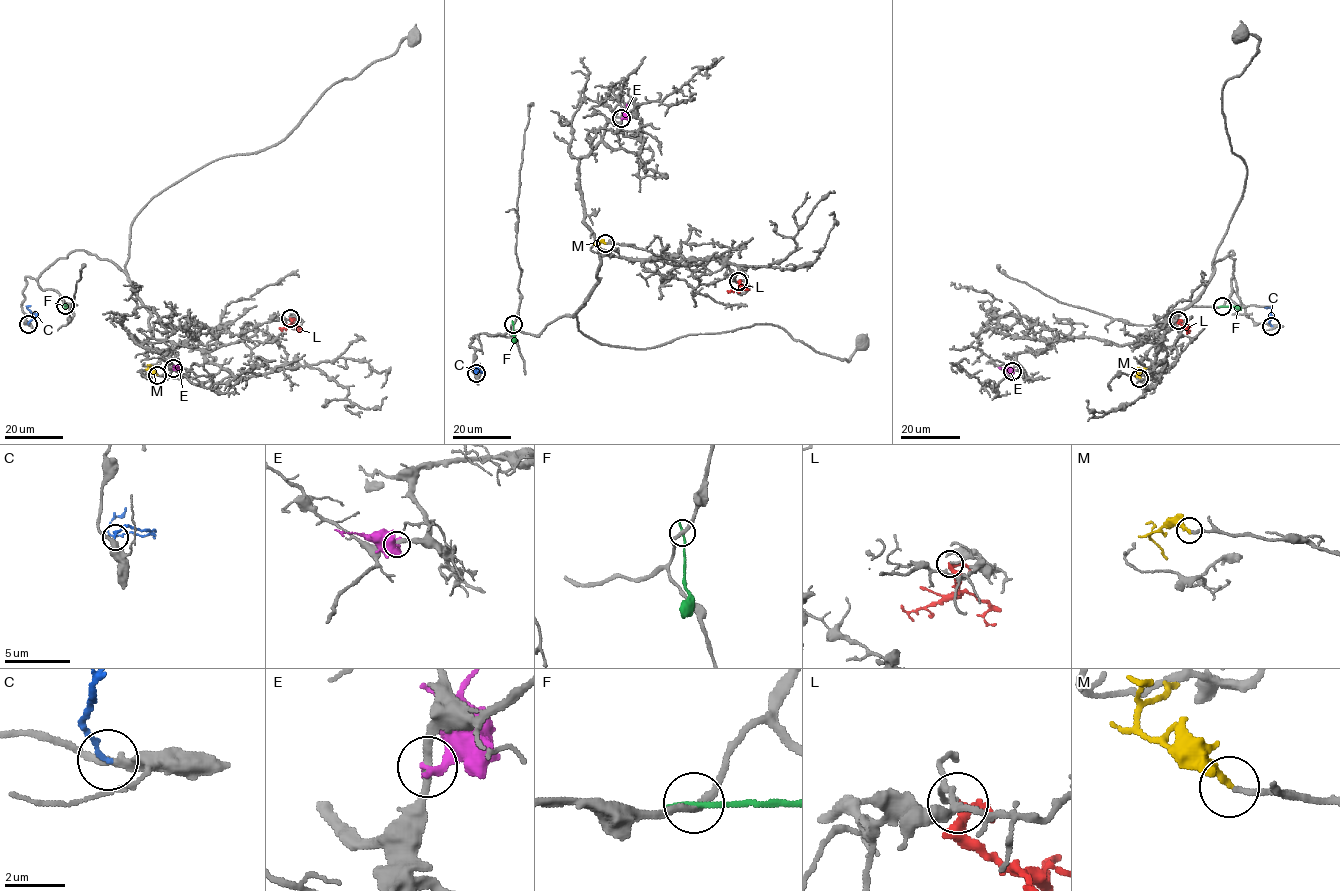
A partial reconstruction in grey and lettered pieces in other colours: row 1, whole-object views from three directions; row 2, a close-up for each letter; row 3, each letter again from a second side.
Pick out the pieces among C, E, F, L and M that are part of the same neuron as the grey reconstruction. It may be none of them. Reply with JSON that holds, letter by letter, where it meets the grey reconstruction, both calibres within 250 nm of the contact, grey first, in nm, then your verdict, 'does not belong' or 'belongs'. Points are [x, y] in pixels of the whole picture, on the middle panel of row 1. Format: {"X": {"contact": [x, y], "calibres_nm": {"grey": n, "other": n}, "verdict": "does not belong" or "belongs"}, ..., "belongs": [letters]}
{"C": {"contact": [476, 373], "calibres_nm": {"grey": 320, "other": 200}, "verdict": "does not belong"}, "E": {"contact": [621, 118], "calibres_nm": {"grey": 280, "other": 320}, "verdict": "does not belong"}, "F": {"contact": [513, 324], "calibres_nm": {"grey": 240, "other": 220}, "verdict": "does not belong"}, "L": {"contact": [738, 281], "calibres_nm": {"grey": 140, "other": 280}, "verdict": "does not belong"}, "M": {"contact": [605, 243], "calibres_nm": {"grey": 190, "other": 240}, "verdict": "belongs"}, "belongs": ["M"]}

